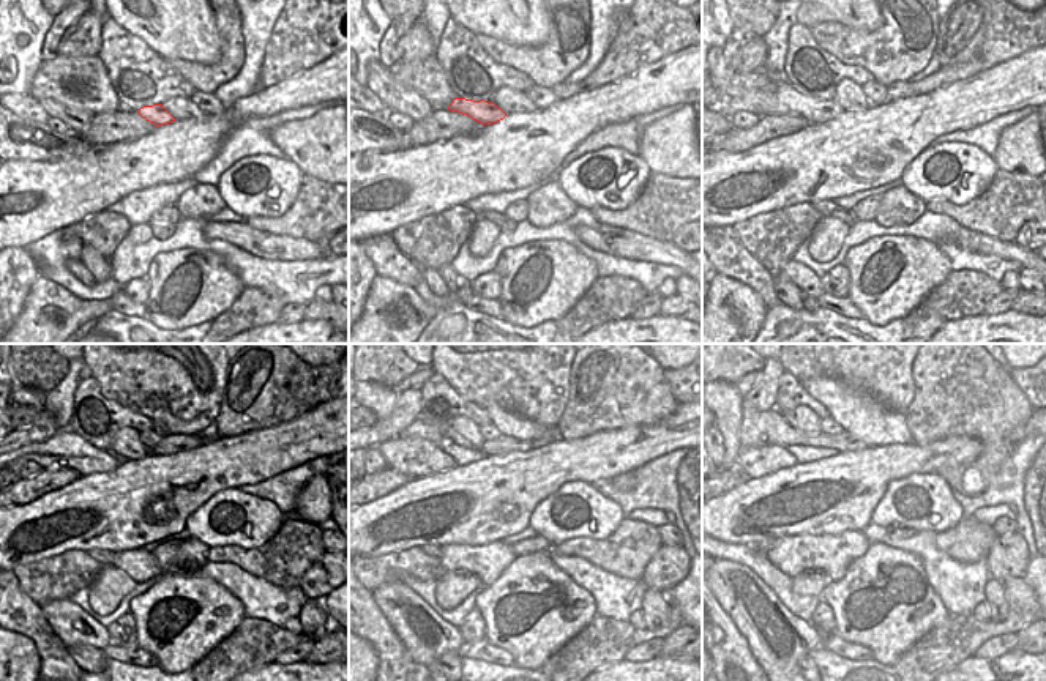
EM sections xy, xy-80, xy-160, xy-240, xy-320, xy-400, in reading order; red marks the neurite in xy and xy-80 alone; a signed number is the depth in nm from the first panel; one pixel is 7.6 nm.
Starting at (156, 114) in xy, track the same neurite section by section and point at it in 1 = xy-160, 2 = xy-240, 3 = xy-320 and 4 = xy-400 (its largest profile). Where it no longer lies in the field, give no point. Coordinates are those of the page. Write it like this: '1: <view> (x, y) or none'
1: xy-160 (777, 98)
2: xy-240 (67, 448)
3: xy-320 (417, 457)
4: xy-400 (753, 461)

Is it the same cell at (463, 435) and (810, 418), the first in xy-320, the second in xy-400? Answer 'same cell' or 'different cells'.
same cell

